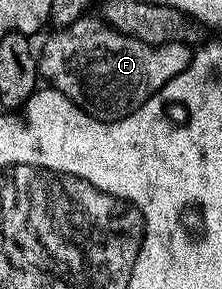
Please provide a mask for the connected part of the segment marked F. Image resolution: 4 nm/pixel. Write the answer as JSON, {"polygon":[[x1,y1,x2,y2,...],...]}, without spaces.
{"polygon":[[81,18,56,30,56,35,48,37,43,52,38,52,37,62,40,76,94,119,125,118,191,64,193,51,188,44,163,43,155,47,91,18]]}

